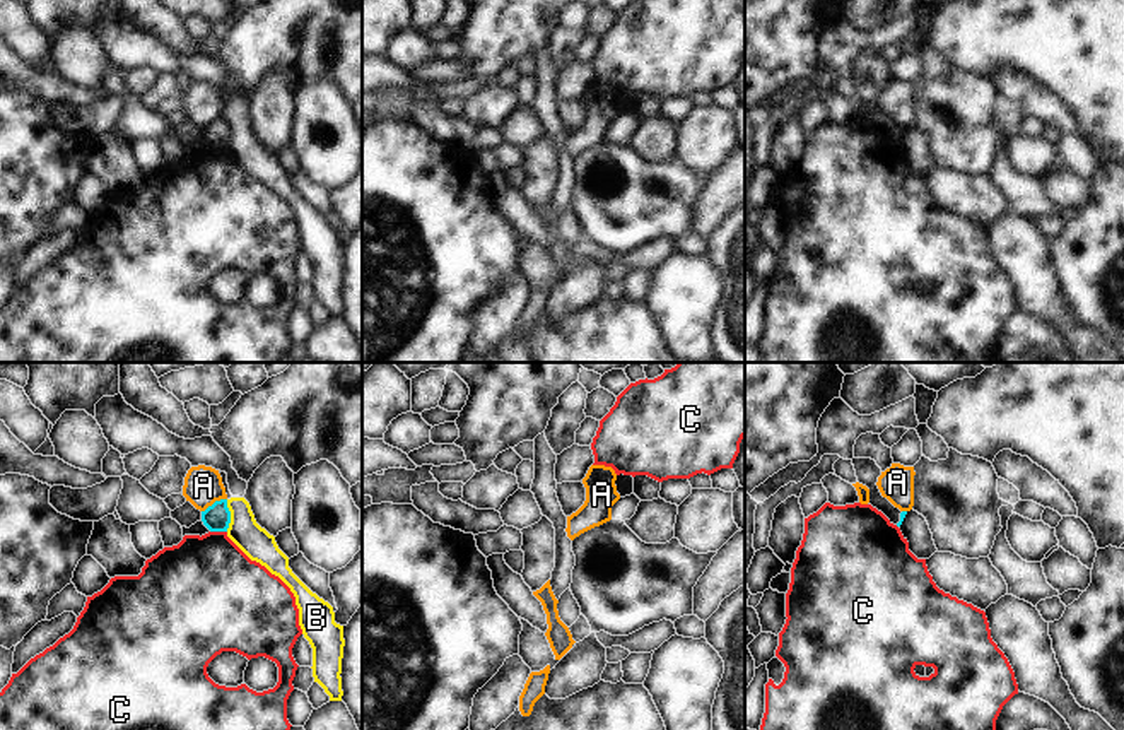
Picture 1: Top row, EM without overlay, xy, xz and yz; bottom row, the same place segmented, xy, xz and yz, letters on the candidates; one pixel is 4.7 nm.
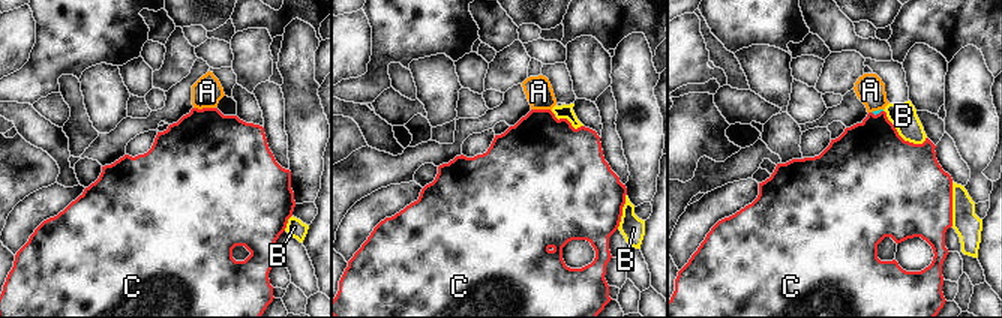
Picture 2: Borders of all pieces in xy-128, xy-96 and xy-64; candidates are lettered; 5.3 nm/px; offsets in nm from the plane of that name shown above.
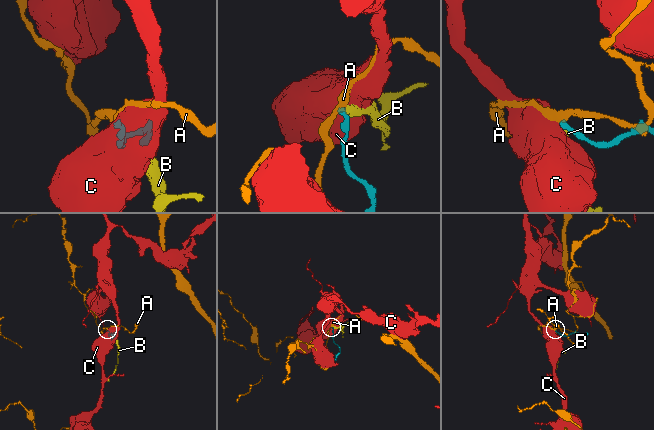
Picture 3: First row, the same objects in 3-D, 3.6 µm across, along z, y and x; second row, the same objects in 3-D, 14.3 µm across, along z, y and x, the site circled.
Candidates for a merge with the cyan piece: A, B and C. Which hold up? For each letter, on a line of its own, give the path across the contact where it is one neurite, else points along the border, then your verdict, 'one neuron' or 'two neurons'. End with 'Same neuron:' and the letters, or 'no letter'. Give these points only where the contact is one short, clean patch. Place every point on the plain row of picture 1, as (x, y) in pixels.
A: border xy (226, 115), (216, 117), (202, 129); two neurons
B: border xy (226, 117), (229, 129), (228, 147); two neurons
C: border xy (210, 147), (226, 149); two neurons
Same neuron: no letter

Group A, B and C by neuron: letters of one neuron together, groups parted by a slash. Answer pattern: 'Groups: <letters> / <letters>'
Groups: A / B / C.

